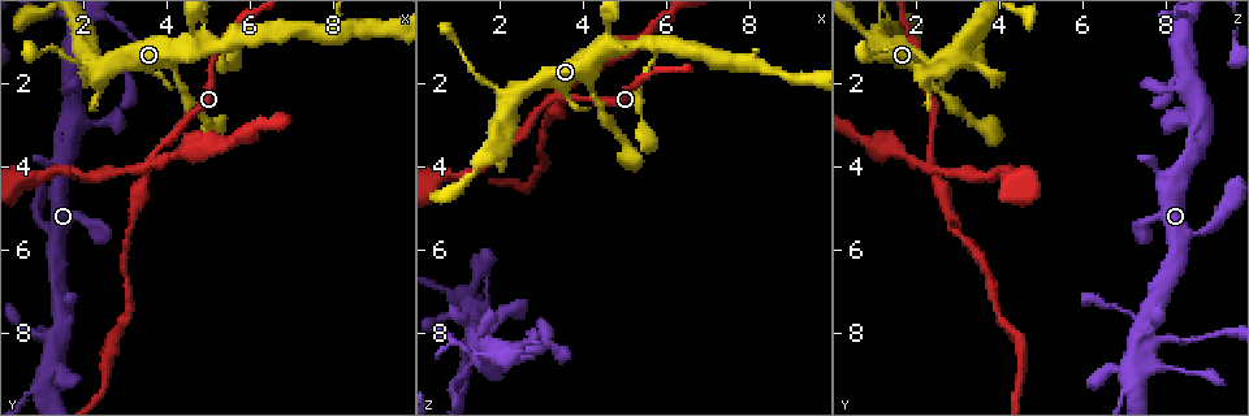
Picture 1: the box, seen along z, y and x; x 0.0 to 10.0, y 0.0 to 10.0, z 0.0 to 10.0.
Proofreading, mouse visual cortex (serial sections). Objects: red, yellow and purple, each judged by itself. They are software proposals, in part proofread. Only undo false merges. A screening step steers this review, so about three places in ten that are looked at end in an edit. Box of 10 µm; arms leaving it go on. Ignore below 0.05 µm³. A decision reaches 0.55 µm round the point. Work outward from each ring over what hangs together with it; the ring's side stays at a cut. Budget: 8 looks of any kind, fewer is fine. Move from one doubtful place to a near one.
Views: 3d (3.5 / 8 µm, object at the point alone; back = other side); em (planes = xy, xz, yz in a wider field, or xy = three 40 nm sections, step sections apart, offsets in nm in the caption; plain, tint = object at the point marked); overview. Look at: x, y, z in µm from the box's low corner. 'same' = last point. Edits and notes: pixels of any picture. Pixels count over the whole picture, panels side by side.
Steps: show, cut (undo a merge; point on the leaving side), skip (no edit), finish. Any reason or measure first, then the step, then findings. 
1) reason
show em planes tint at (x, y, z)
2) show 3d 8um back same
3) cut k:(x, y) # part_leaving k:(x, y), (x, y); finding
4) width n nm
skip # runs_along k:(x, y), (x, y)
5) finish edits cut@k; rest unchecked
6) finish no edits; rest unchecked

sudden change in width
show 3d 3.5um at (1.50, 8.10, 7.50)

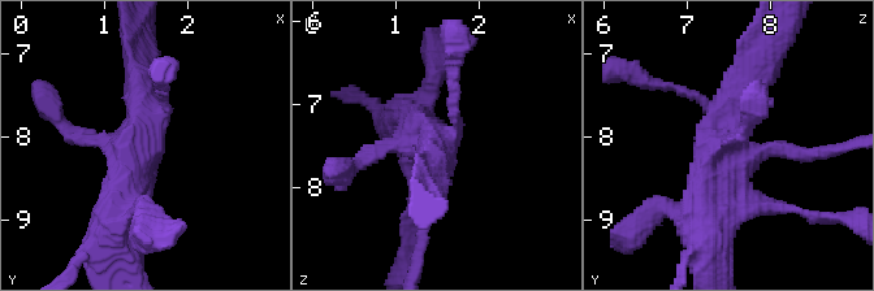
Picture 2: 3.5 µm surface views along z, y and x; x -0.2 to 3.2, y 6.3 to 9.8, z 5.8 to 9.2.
show em xy step 5 tint same

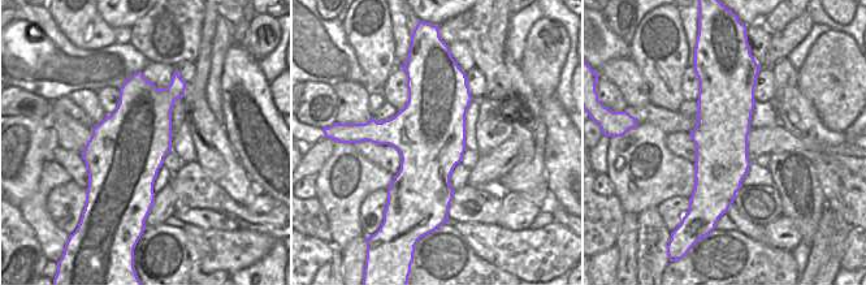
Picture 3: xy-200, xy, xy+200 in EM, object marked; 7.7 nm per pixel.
width 550 nm
skip # runs_along 2:(765, 60), (738, 104), (708, 216); all the same cell

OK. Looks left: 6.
four-way junction
show 3d 3.5um back at (3.60, 3.90, 2.40)

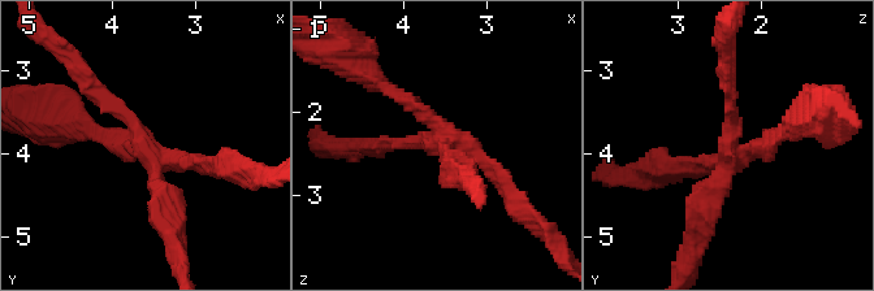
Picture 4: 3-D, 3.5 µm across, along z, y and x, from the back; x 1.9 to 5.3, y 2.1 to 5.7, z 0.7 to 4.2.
arms 4; arm_widths 150, 200, 200, 350 nm
show em xy step 5 tint at (3.55, 3.95, 2.35)

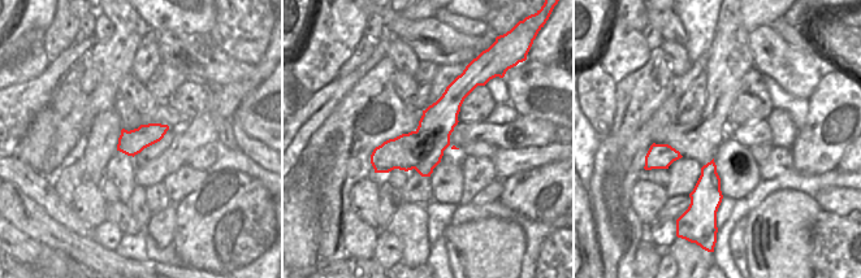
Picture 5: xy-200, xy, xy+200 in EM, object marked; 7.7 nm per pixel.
width 320 nm
cut 4:(115, 133) # part_leaving 4:(163, 157), (226, 170), (255, 170); two cells meet here

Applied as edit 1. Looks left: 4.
show 3d 3.5um at (5.80, 0.85, 1.10)

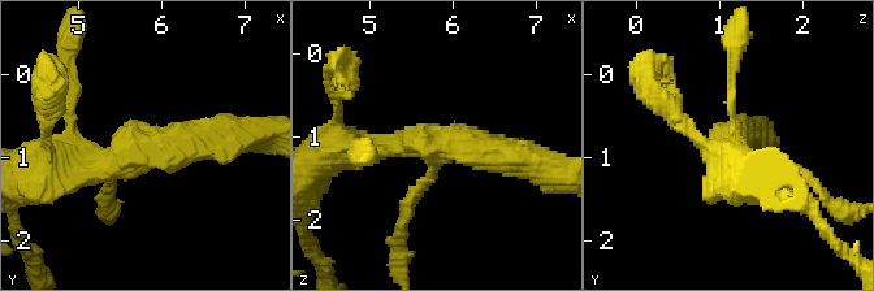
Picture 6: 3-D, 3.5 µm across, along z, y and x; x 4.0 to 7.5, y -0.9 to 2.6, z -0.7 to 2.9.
arms 3; arm_widths 200, 300, 400 nm
show em xy step 2 tint at (5.80, 0.90, 1.10)

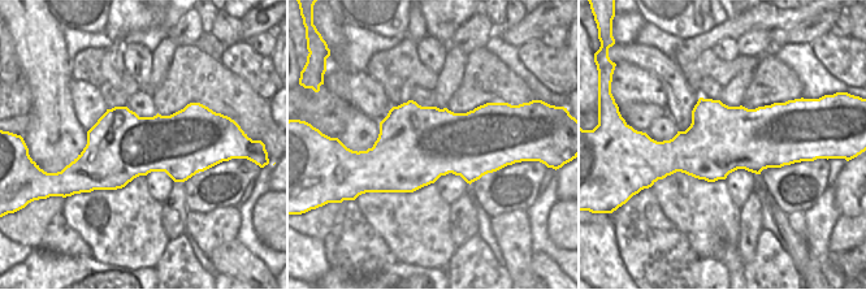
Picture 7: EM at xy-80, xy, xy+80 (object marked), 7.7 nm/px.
skip # runs_along 6:(64, 172), (228, 137); continuous, no second cell

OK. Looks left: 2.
finish edits cut@4; rest unchecked

